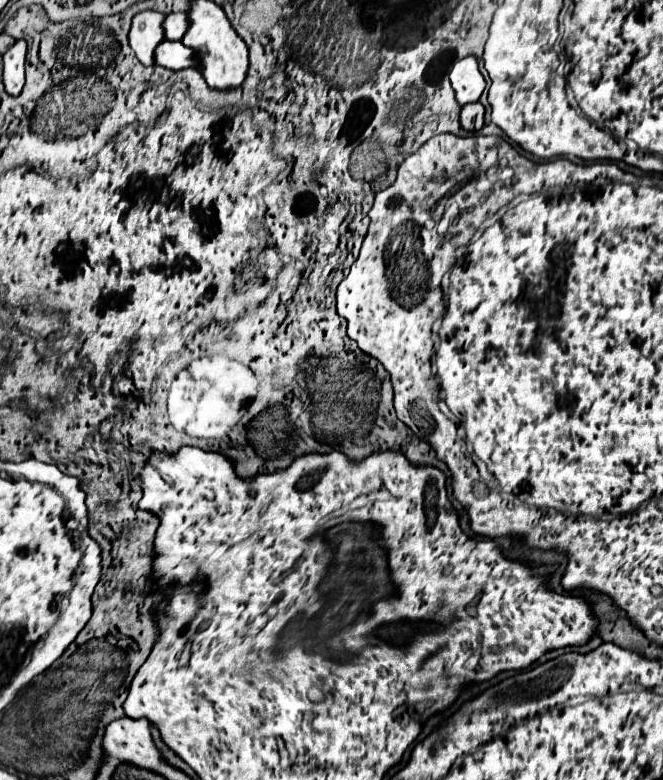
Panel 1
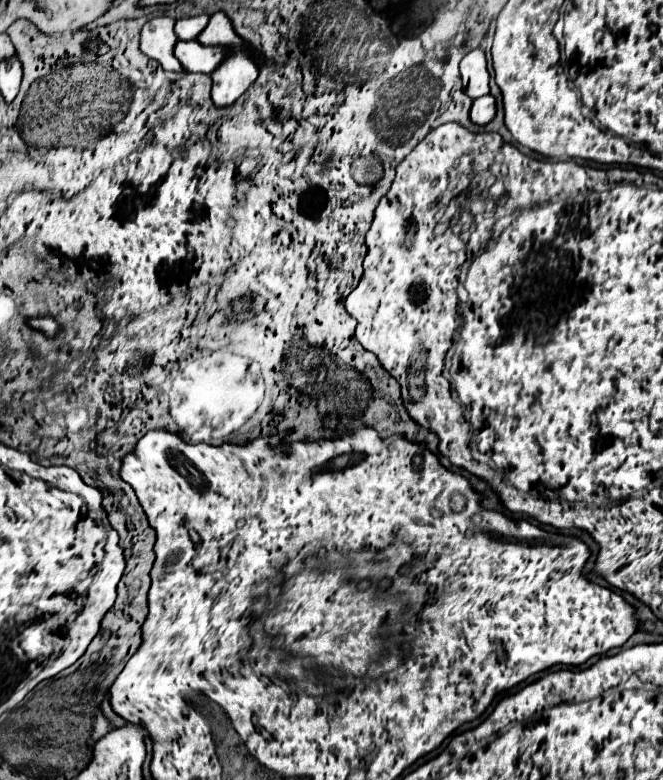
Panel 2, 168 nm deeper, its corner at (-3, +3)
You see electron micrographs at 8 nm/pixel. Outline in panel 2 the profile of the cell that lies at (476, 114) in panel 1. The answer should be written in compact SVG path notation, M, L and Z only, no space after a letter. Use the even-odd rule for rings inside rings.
M491 94L473 100L473 106L471 106L471 122L473 124L485 126L493 120L493 116L495 116L495 98Z

